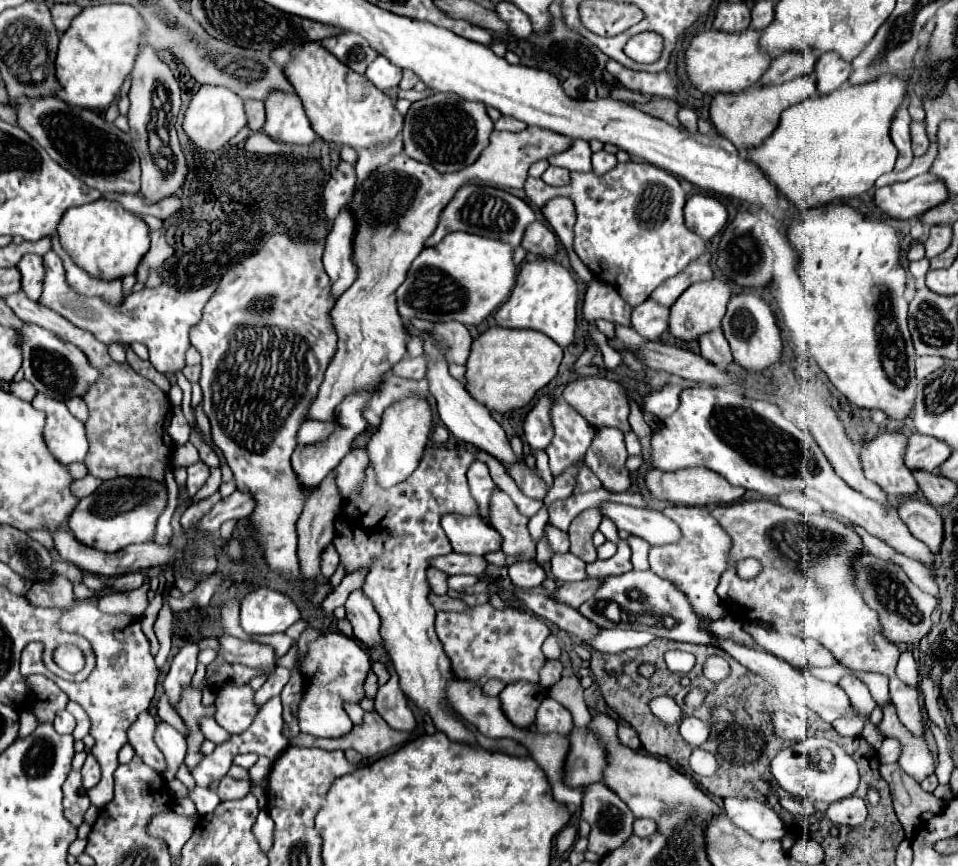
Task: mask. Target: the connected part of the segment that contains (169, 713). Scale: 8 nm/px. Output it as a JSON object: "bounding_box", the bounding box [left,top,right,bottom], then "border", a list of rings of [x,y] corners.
{"bounding_box":[159,696,187,736],"border":[[[165,696],[159,700],[159,716],[161,716],[161,720],[169,722],[171,726],[175,726],[175,728],[177,728],[183,736],[187,736],[187,726],[185,726],[185,720],[181,720],[181,716],[179,716],[175,710],[171,710],[171,706],[167,706]]]}

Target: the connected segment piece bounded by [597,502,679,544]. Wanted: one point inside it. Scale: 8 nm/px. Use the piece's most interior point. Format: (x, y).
(651, 525)

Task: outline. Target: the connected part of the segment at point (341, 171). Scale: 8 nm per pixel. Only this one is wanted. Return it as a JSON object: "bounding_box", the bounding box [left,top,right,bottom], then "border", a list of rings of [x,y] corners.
{"bounding_box":[323,162,357,220],"border":[[[341,162],[337,170],[331,174],[325,190],[323,190],[323,200],[325,200],[325,214],[329,220],[333,220],[339,210],[351,200],[355,192],[355,182],[357,174],[355,168],[347,162]]]}

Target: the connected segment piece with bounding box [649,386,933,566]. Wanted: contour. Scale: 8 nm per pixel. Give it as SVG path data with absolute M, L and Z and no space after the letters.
M709 386L685 388L679 400L679 408L669 418L661 420L659 430L651 434L649 460L653 468L679 470L687 466L707 466L727 478L729 484L755 490L765 496L801 490L809 498L817 500L827 512L835 512L837 516L863 526L869 534L885 540L897 552L931 566L931 550L911 536L909 528L899 520L897 510L883 510L877 502L871 502L869 498L863 498L863 494L851 490L835 474L835 470L831 470L831 464L811 434L777 414L775 404Z

